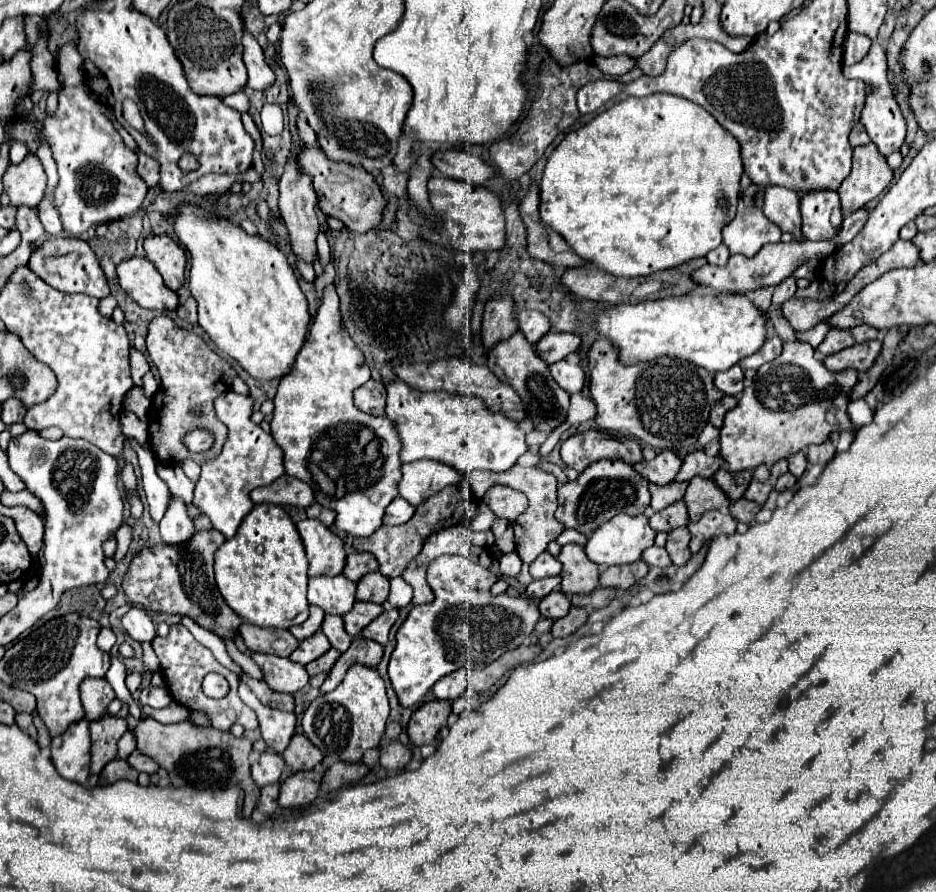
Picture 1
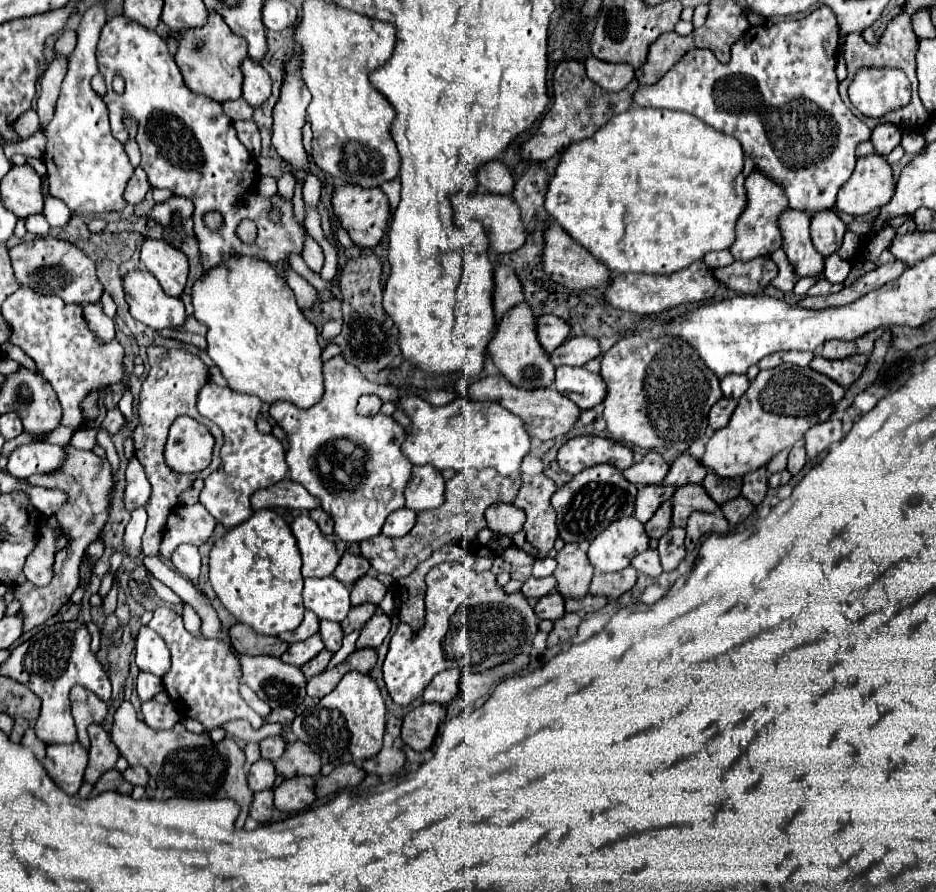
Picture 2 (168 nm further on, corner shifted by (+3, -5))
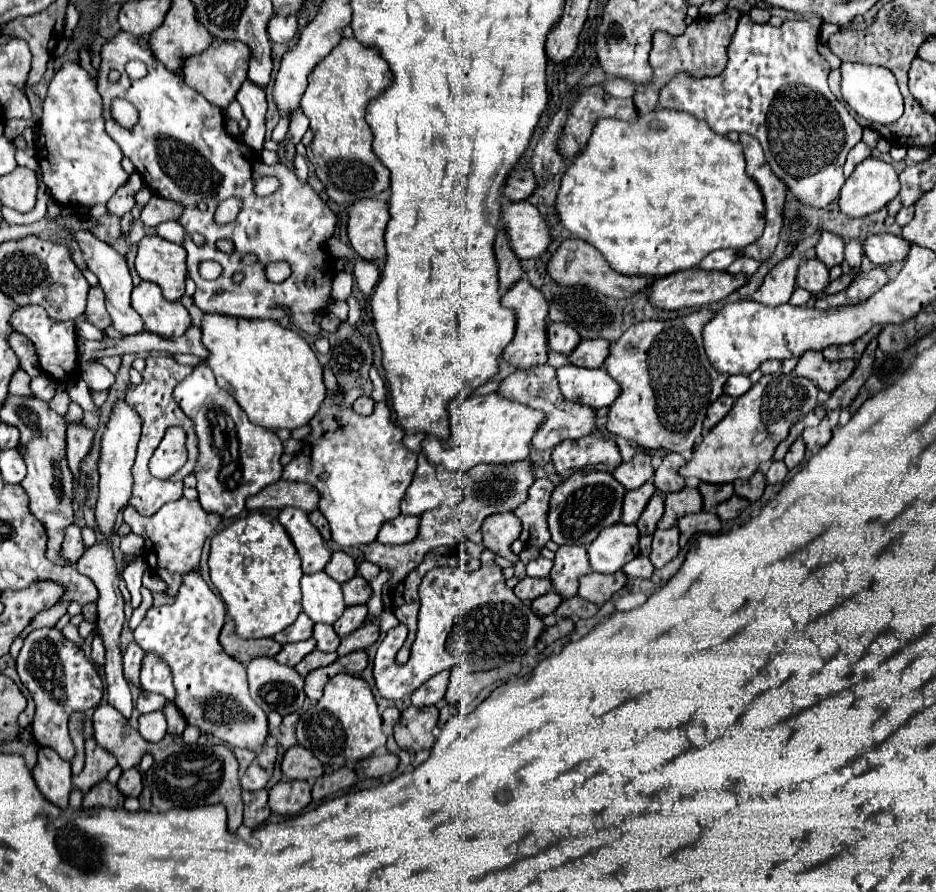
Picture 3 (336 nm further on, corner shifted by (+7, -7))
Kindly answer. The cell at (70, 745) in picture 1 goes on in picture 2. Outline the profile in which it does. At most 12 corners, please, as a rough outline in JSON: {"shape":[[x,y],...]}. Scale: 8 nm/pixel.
{"shape":[[49,745],[43,765],[61,791],[77,795],[87,749]]}

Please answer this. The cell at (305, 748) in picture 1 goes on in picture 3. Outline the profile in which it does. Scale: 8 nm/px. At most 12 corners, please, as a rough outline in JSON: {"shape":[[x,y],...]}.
{"shape":[[301,745],[287,749],[281,771],[289,779],[323,775],[319,759]]}

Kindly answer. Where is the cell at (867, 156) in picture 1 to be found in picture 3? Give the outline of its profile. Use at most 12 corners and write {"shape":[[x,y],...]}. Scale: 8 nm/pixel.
{"shape":[[867,157],[845,181],[839,207],[865,217],[899,193],[893,165]]}

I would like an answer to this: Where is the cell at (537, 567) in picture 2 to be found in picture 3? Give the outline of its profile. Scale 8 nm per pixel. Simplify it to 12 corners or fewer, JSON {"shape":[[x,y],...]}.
{"shape":[[537,557],[527,563],[529,577],[549,577],[553,561]]}

